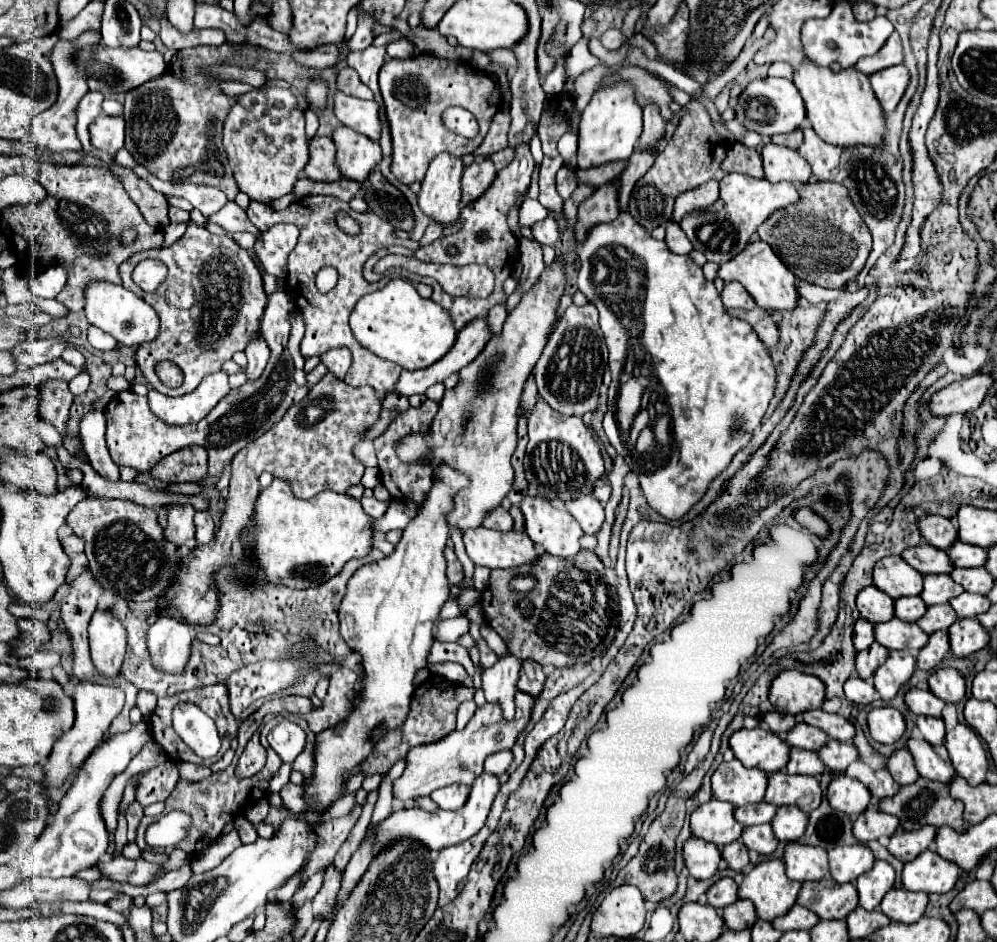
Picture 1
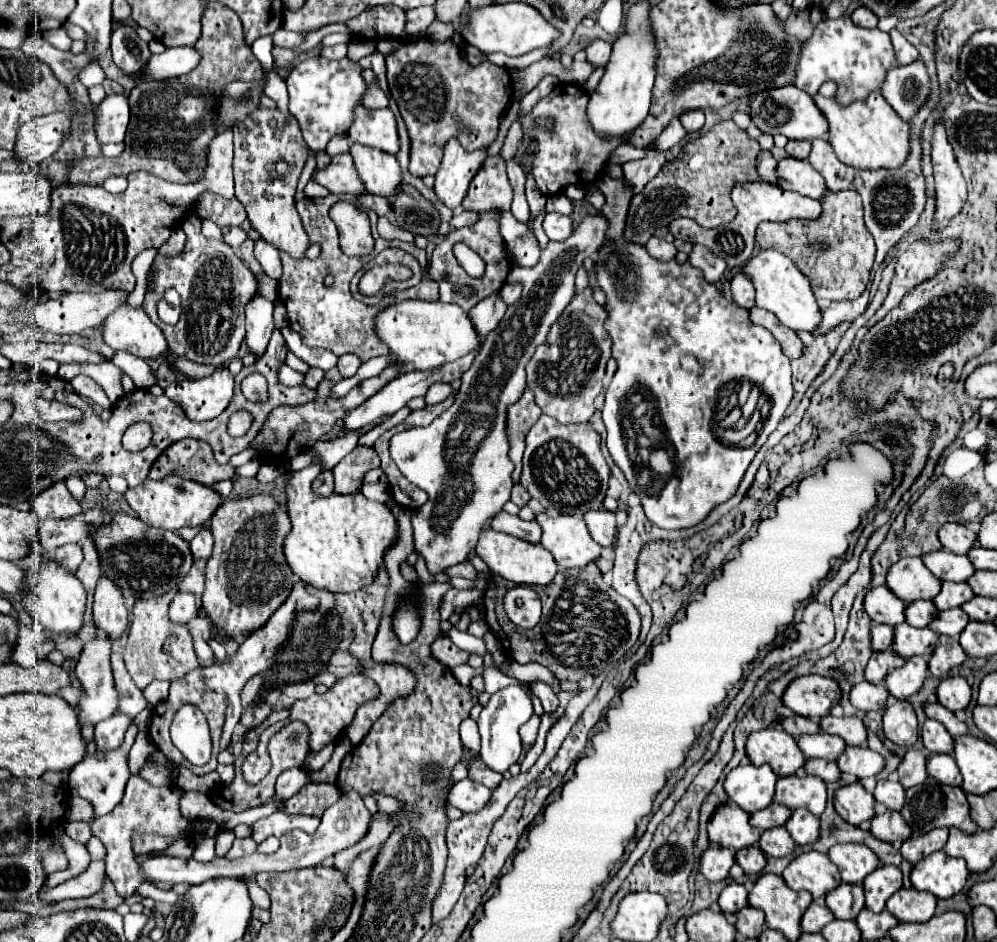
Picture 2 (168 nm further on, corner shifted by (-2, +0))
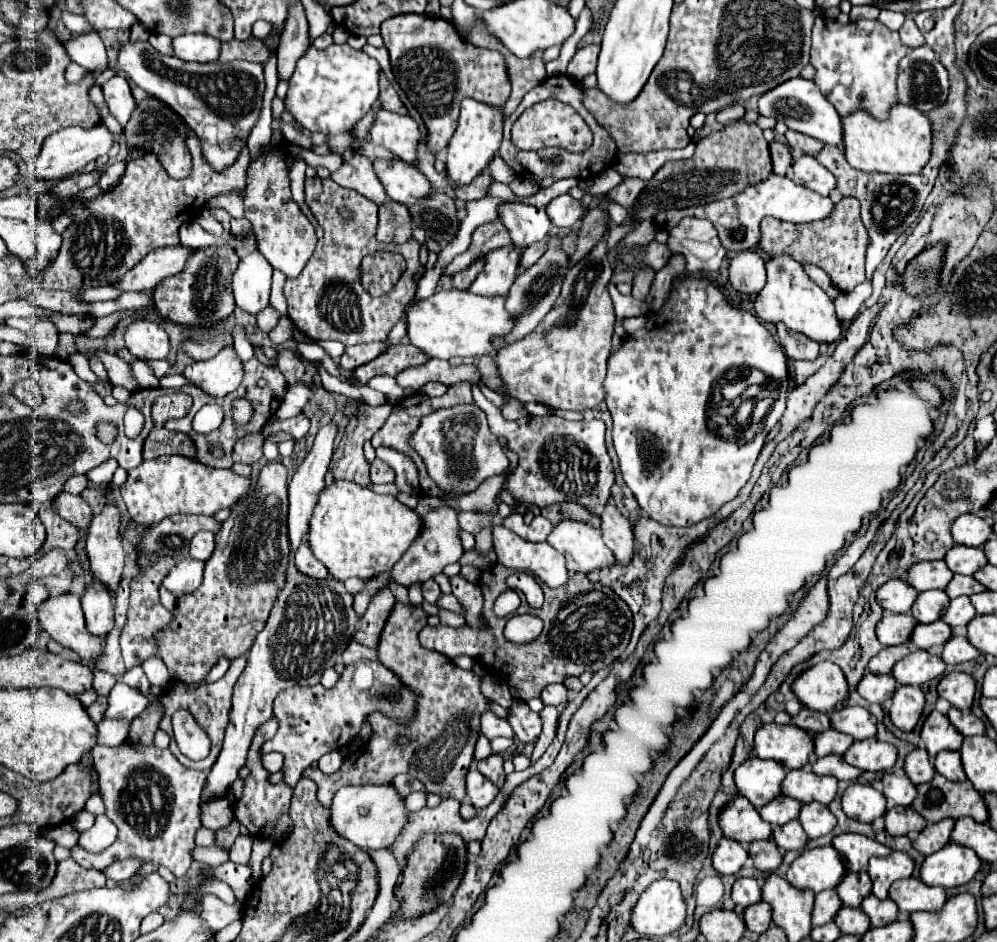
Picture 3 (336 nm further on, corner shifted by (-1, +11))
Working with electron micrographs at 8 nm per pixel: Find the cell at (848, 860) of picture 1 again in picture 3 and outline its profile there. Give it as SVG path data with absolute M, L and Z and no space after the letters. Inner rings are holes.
M844 833L844 835L836 835L832 845L836 847L836 851L842 855L844 863L846 863L846 869L848 871L866 871L866 865L868 865L868 859L870 857L886 857L892 853L890 847L866 837L866 835L860 835L860 833Z

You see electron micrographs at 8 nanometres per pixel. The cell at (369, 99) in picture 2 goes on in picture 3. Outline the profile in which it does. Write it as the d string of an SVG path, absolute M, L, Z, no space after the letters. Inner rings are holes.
M384 73L380 75L380 103L382 103L382 107L384 109L388 109L388 111L394 111L394 113L398 113L398 115L408 115L408 109L404 107L404 103L400 101L400 97L398 97L398 93L394 91L394 87L390 85L390 81L384 77Z

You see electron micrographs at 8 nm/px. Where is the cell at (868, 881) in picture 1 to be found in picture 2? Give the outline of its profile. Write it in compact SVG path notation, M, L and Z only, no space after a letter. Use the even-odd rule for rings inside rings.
M879 866L871 876L865 878L865 908L871 912L883 912L887 898L901 888L903 876L897 866Z

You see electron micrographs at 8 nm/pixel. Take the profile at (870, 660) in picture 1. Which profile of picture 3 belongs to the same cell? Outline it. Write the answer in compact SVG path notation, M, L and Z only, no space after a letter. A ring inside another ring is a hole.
M896 645L896 647L884 647L876 657L870 659L868 669L872 673L892 673L892 667L898 659L906 657L910 653L908 645Z

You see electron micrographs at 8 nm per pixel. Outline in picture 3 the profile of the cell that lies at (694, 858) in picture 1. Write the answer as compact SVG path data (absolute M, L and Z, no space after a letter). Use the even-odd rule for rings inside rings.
M722 839L712 855L712 865L720 875L736 875L748 859L748 851L732 839Z

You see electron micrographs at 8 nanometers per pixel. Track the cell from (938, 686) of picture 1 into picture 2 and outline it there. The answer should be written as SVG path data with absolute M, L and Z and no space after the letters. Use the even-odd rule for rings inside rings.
M953 676L941 680L937 686L937 698L939 702L949 710L965 710L971 700L971 686L963 676Z

